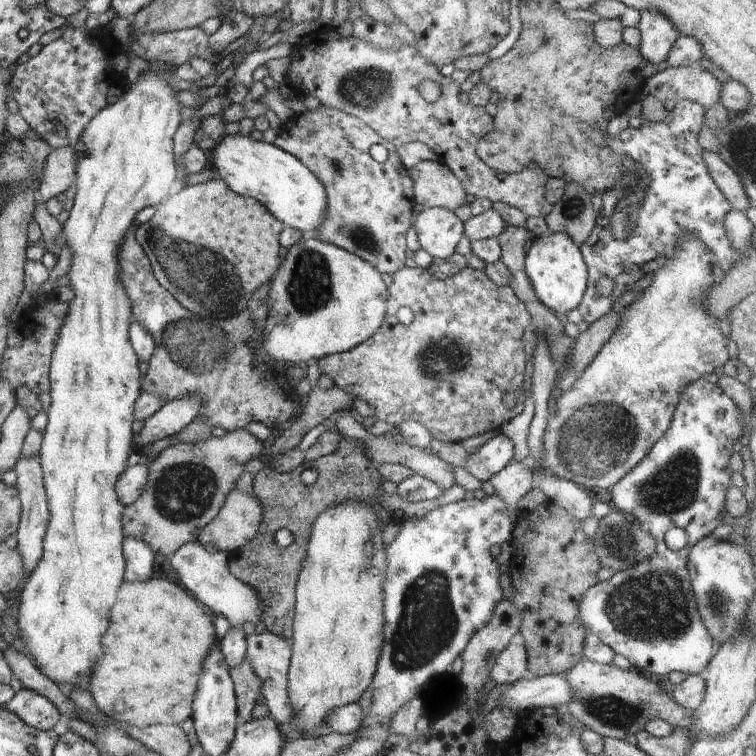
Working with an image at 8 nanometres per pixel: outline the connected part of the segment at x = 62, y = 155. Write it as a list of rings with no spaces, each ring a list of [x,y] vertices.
[[[71,147],[51,149],[45,160],[42,180],[37,195],[42,200],[50,200],[66,192],[76,178],[75,154]]]

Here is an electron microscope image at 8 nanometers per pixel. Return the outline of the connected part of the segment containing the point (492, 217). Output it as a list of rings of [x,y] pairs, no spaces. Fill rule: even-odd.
[[[490,208],[486,212],[473,215],[464,223],[464,234],[471,242],[497,237],[506,230],[508,221],[496,210]]]

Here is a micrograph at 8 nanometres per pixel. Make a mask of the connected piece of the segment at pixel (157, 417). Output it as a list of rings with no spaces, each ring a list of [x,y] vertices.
[[[185,396],[172,402],[164,403],[144,421],[144,428],[140,430],[138,438],[132,440],[132,450],[141,451],[148,444],[154,444],[162,438],[171,437],[179,433],[196,418],[202,411],[202,396]]]

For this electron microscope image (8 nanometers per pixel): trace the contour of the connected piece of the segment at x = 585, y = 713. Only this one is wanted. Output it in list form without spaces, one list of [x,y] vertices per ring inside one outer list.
[[[586,658],[580,659],[570,670],[566,672],[566,680],[574,690],[572,700],[568,702],[568,710],[578,722],[582,722],[583,728],[590,728],[593,732],[604,737],[612,737],[620,740],[628,740],[631,735],[638,734],[647,728],[647,722],[660,718],[668,722],[673,728],[686,726],[690,727],[690,712],[683,706],[677,704],[670,694],[666,694],[661,686],[654,681],[647,680],[646,675],[637,669],[625,670],[615,664],[600,664],[589,661]]]

